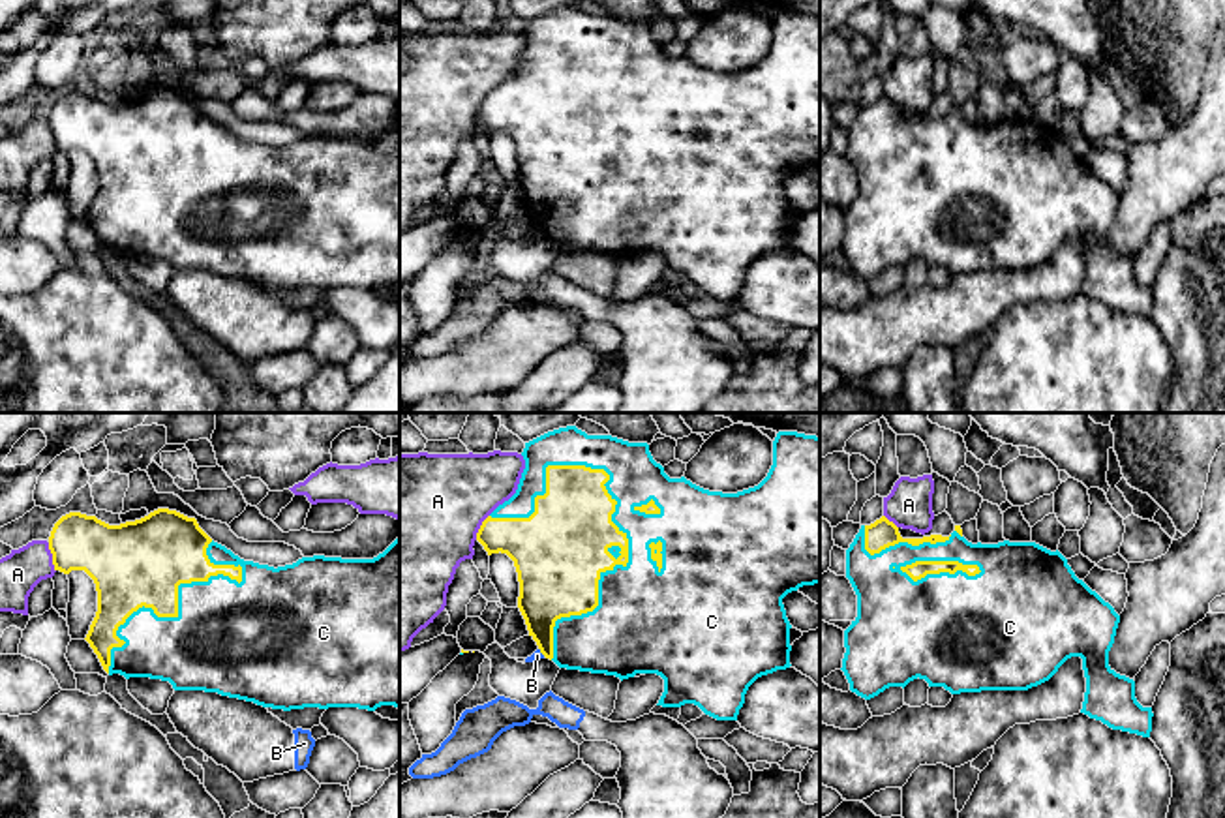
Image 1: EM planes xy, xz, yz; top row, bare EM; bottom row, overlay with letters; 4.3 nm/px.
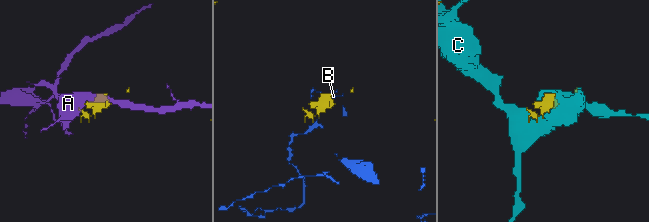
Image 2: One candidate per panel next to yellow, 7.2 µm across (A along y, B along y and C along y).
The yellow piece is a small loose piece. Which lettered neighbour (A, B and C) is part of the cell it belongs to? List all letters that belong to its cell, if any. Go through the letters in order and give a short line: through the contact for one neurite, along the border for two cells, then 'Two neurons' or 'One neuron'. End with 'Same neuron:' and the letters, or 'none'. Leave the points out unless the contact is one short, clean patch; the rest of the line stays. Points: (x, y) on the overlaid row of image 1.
A: Two neurons
B: Line: xz (539, 648), (544, 655). Two neurons
C: One neuron
Same neuron: C

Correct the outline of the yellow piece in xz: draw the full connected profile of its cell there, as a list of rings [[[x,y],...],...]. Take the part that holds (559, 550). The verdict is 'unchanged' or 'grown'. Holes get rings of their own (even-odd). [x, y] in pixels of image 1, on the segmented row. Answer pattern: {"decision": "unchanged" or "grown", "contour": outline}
{"decision": "grown", "contour": [[[576,426],[548,432],[529,443],[522,452],[525,469],[516,493],[499,505],[480,525],[476,540],[488,555],[507,553],[516,567],[520,582],[518,608],[529,636],[540,653],[559,668],[615,675],[621,681],[636,674],[657,674],[664,679],[664,692],[657,705],[698,705],[717,720],[737,720],[749,687],[762,675],[790,668],[790,621],[782,598],[803,585],[820,583],[820,437],[797,432],[779,432],[773,441],[773,465],[754,488],[722,493],[703,490],[685,477],[670,478],[657,463],[647,443],[628,443],[612,435],[587,435]]]}

